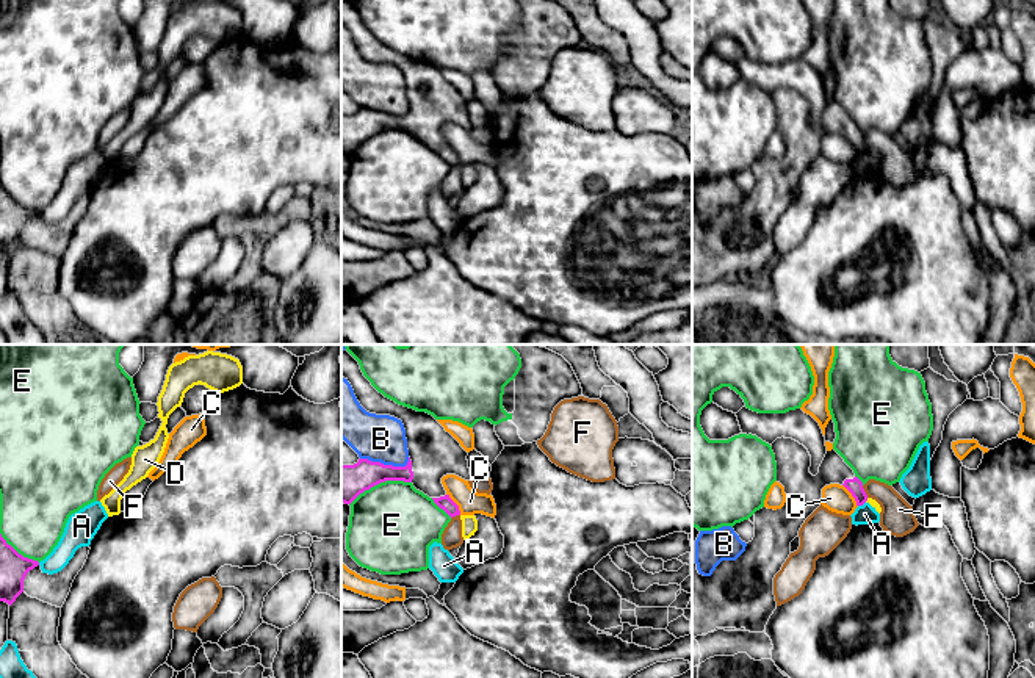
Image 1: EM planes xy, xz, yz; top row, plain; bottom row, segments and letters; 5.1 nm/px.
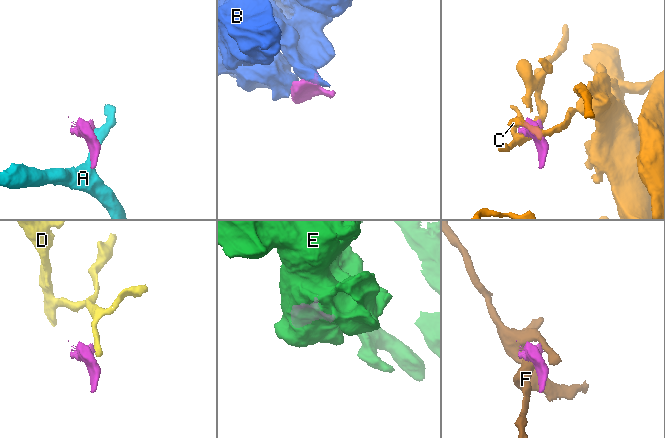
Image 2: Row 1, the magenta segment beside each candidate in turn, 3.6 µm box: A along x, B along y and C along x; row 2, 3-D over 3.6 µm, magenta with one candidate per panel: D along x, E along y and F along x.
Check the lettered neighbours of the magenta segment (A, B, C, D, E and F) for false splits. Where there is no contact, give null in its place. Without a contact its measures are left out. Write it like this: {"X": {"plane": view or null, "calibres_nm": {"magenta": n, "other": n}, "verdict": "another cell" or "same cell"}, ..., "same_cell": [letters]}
{"A": {"plane": "yz", "calibres_nm": {"magenta": 80, "other": 100}, "verdict": "another cell"}, "B": {"plane": "xz", "calibres_nm": {"magenta": 190, "other": 240}, "verdict": "another cell"}, "C": {"plane": "xz", "calibres_nm": {"magenta": 70, "other": 120}, "verdict": "another cell"}, "D": {"plane": "yz", "calibres_nm": {"magenta": 80, "other": 40}, "verdict": "another cell"}, "E": {"plane": "xz", "calibres_nm": {"magenta": 190, "other": 440}, "verdict": "another cell"}, "F": {"plane": "yz", "calibres_nm": {"magenta": 80, "other": 170}, "verdict": "another cell"}, "same_cell": []}

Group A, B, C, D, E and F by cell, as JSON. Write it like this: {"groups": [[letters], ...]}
{"groups": [["A"], ["B"], ["C"], ["D"], ["E"], ["F"]]}

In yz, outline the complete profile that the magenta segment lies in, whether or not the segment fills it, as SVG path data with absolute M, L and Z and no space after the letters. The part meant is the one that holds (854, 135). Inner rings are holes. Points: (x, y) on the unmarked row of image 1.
M777 88L772 94L777 111L777 132L784 136L786 152L781 158L763 157L755 161L755 186L736 210L722 210L711 225L703 225L695 213L695 189L700 183L692 175L692 287L708 283L716 277L744 277L750 282L764 282L777 258L774 227L791 204L791 191L799 185L805 169L820 155L822 138L830 133L844 135L863 155L867 144L853 119L835 100L827 100L819 122L810 122L811 105L808 99L792 88Z

